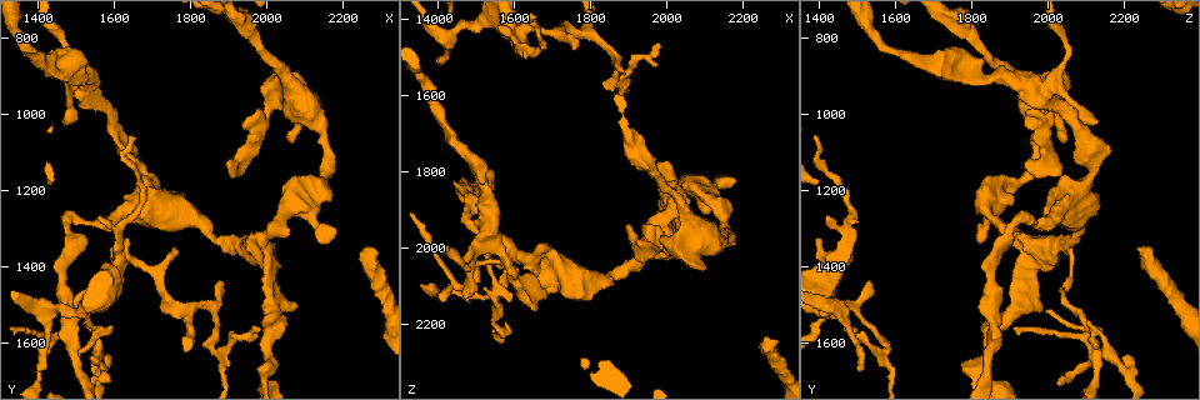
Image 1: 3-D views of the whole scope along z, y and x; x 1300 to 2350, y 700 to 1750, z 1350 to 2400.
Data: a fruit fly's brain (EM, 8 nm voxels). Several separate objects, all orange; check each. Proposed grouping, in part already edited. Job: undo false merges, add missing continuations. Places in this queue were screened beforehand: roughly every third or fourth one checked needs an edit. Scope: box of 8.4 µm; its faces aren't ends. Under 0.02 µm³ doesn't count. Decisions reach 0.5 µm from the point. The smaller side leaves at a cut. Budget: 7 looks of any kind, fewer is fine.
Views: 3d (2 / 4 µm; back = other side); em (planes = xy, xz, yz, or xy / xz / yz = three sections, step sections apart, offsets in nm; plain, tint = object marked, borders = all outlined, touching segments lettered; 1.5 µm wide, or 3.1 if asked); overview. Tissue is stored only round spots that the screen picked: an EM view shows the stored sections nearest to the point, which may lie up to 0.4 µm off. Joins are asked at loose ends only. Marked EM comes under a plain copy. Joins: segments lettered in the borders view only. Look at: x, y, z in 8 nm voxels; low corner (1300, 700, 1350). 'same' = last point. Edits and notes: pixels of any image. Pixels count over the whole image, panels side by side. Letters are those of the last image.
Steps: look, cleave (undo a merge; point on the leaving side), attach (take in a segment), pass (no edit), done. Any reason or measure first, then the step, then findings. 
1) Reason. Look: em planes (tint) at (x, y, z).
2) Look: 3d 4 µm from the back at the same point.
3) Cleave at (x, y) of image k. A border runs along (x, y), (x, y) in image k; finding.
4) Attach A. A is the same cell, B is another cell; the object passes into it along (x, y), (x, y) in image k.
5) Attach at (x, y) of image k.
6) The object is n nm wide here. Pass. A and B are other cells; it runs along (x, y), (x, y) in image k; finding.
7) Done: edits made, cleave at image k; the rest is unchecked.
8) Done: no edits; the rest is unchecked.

Branch stops here. Look: 3d 4 µm at (1400, 1675, 1500).

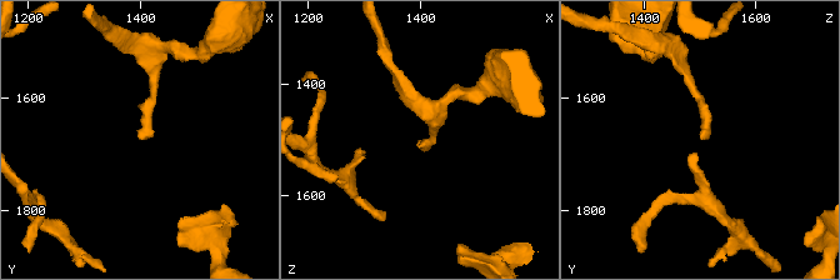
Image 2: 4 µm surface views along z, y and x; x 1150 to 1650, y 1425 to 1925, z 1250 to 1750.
Shape alone is not enough. Look: em xz step 8 (borders) at (1405, 1670, 1500).

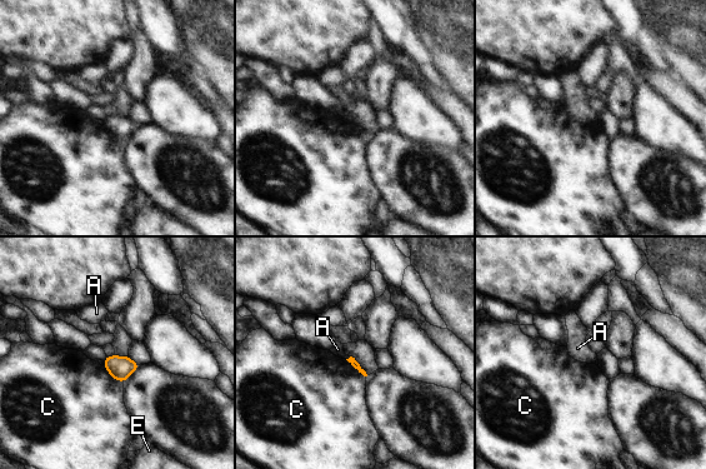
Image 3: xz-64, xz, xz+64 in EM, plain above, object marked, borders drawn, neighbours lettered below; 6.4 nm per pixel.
Look: em planes (borders) at the same point.

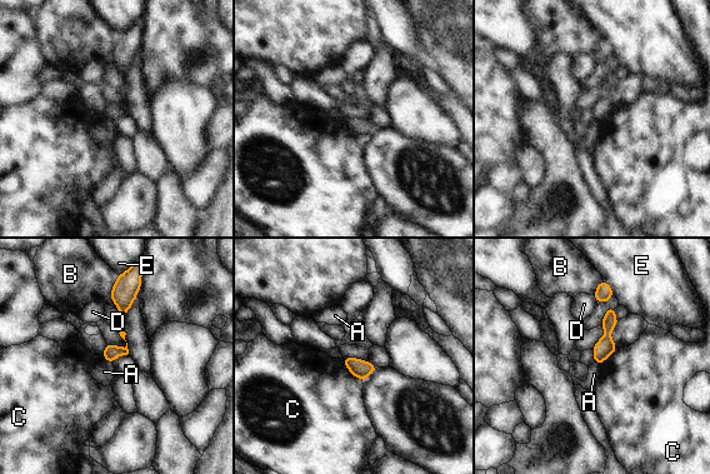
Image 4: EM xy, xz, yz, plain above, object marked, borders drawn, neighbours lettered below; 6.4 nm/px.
Pass. A, B, C, D and E are other cells; a border runs along (105, 359), (111, 363) in image 4; no lettered segment goes on from it.

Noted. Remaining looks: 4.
An open end. Look: 3d 4 µm at (2075, 1510, 1980).

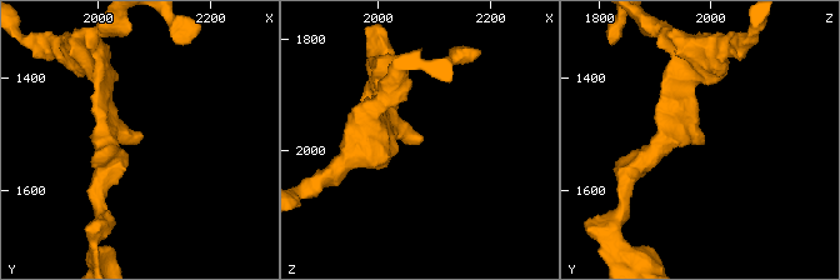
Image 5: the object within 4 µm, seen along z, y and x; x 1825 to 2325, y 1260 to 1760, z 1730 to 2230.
Look: em yz step 4 (borders) at (2080, 1510, 1985).

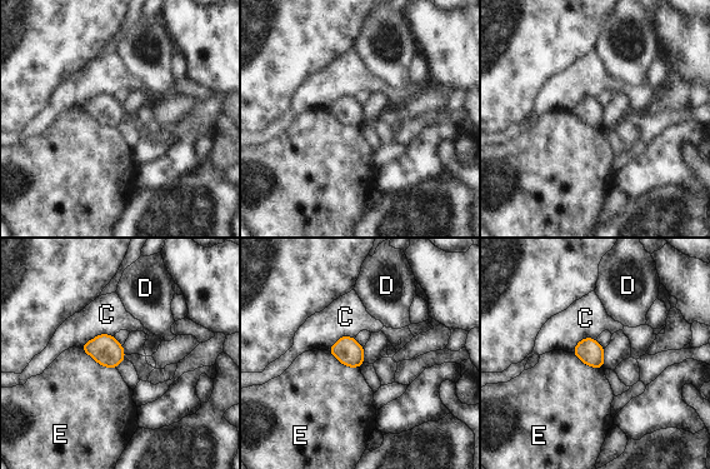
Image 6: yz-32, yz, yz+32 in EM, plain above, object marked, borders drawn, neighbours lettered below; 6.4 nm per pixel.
Cut it another way. Look: em planes (borders) at the same point.

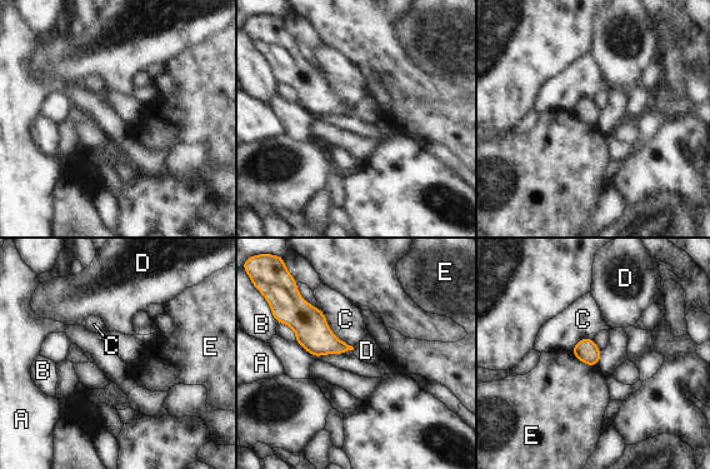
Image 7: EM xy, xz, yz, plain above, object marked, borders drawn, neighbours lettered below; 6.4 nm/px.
Pass. A, B, C, D and E are other cells; no lettered segment goes on from it.

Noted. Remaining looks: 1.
Tapers out. Look: em yz step 4 (borders) at (1475, 1020, 2135).

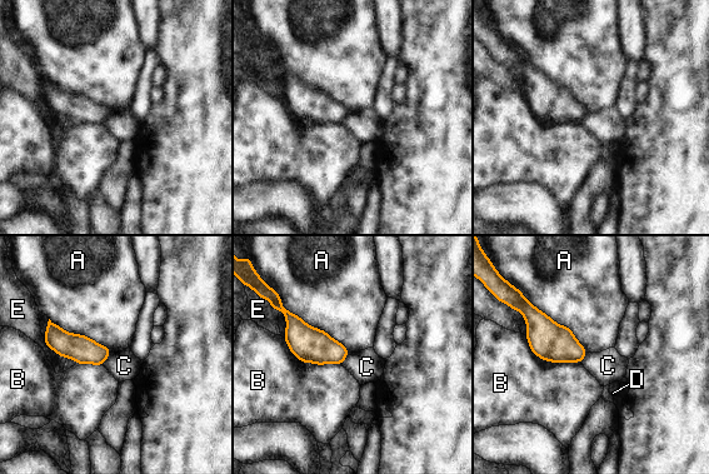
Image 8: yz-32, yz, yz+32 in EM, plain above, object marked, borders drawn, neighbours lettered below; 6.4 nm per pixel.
The longest contact is with A, 550 nm. Pass. A, B, C, D and E are other cells; a border runs along (111, 353), (101, 363) in image 8; no lettered segment goes on from it.

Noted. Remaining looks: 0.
Done: no edits; the rest is unchecked.

